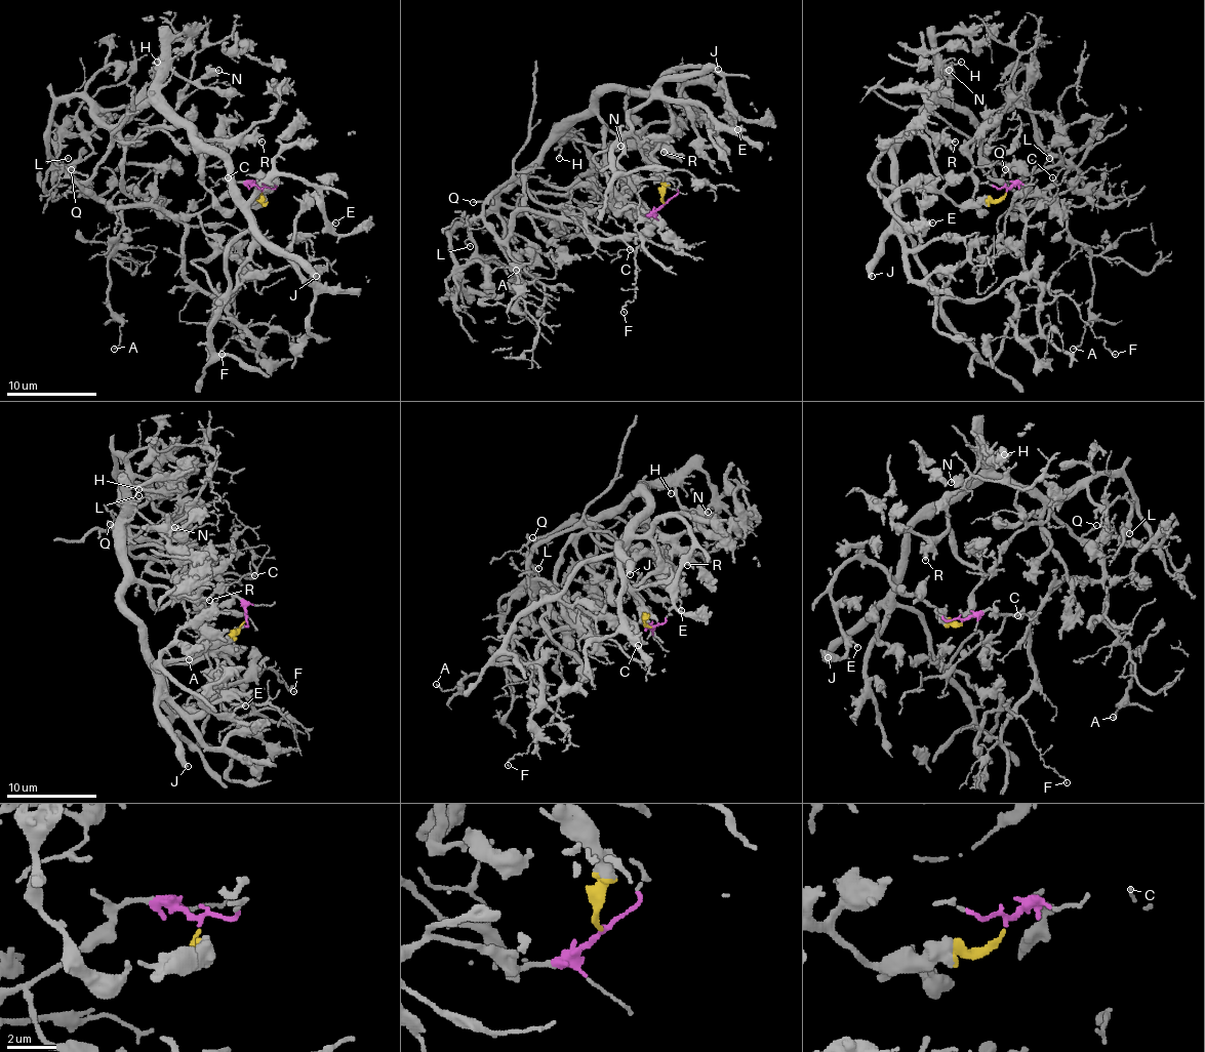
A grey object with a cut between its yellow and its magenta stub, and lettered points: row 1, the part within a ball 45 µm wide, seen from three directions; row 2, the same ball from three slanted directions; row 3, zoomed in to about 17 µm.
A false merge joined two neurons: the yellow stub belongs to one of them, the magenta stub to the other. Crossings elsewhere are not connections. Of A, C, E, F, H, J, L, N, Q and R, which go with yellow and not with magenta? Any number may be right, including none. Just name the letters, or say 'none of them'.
E, H, J, N, R

